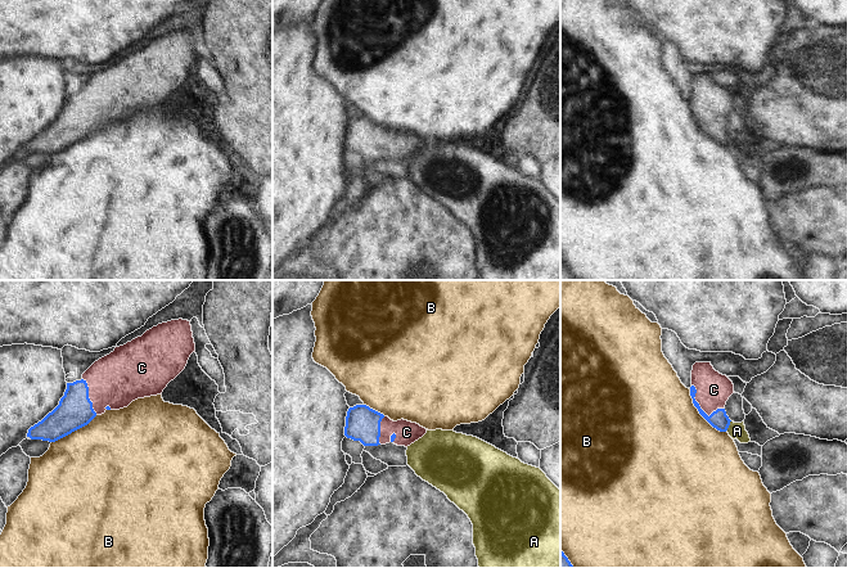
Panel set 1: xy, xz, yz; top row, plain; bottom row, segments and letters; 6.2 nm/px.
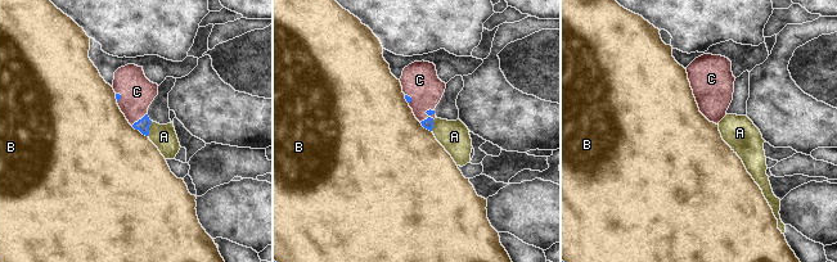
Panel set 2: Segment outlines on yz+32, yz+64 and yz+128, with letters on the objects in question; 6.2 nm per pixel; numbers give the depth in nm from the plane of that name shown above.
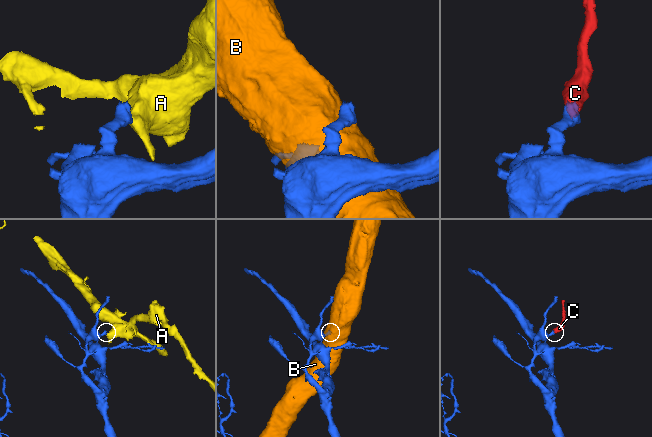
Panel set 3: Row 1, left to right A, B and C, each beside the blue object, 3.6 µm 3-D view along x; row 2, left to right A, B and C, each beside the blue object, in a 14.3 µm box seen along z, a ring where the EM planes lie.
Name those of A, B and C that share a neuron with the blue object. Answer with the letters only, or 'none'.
C

